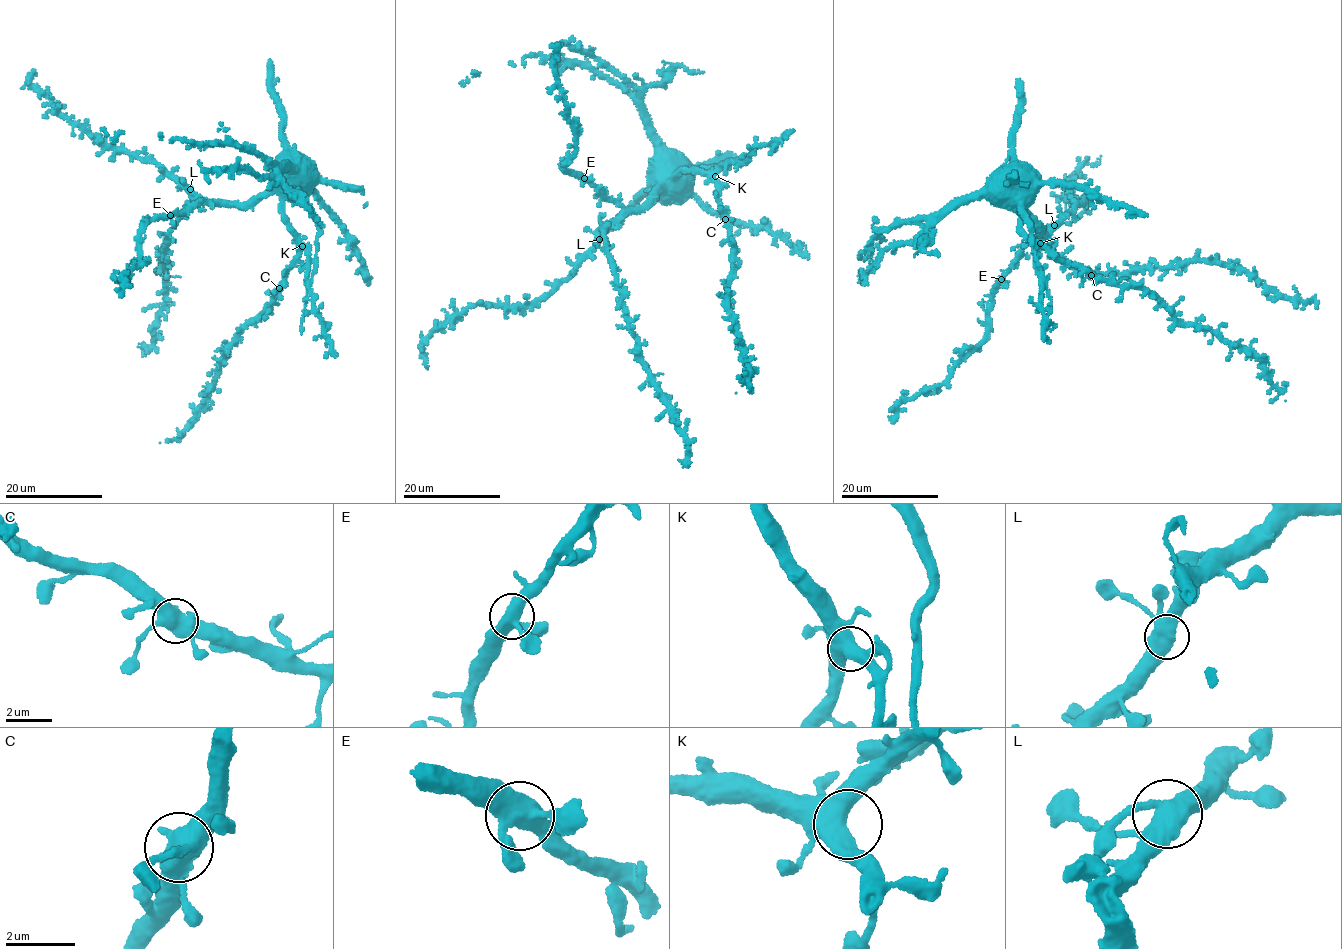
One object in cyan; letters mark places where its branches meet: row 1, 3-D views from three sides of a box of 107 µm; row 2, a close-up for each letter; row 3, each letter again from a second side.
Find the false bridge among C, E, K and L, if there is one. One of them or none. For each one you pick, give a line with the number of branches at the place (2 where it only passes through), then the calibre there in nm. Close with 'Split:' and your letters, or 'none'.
Split: none

